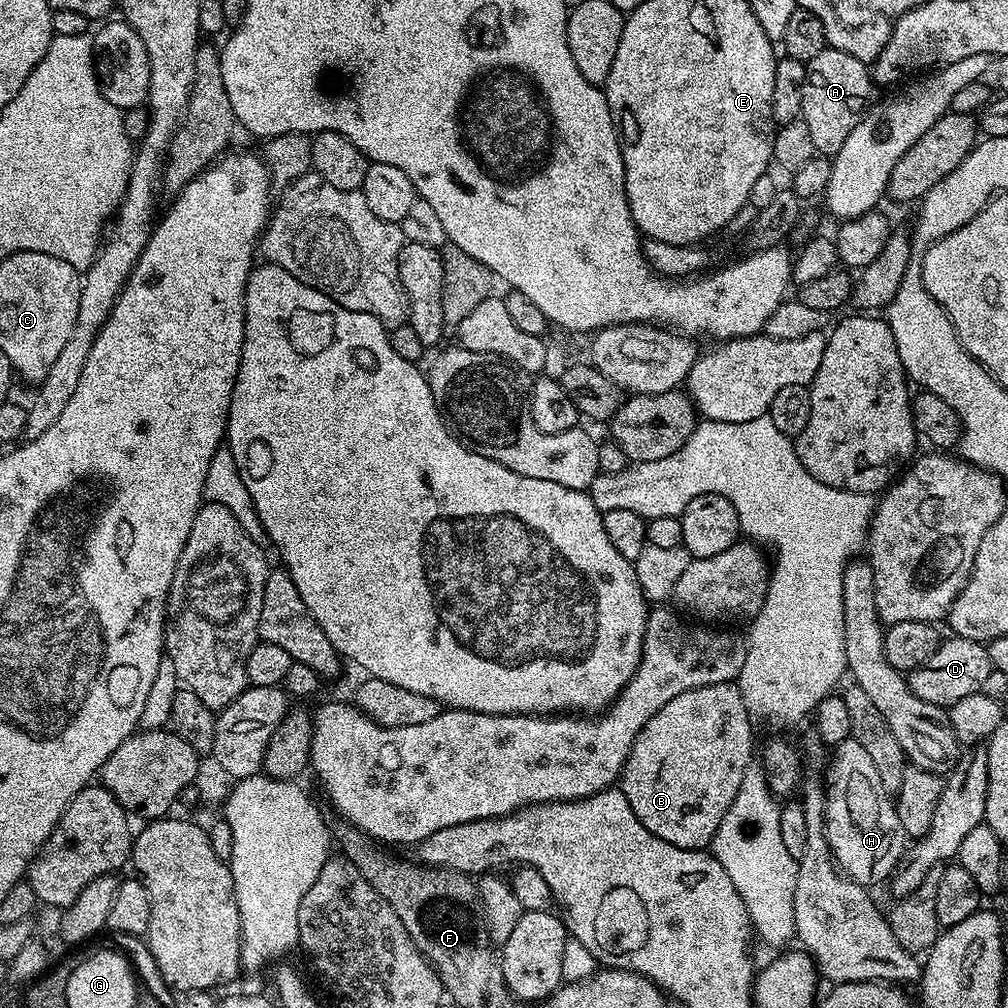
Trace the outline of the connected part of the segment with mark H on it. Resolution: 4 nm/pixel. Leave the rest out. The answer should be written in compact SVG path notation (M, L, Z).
M843 740L831 749L830 759L826 764L826 795L828 801L824 825L828 831L828 844L832 847L832 855L837 865L865 886L873 886L872 884L878 883L879 880L887 881L906 851L906 837L898 822L893 797L882 786L878 779L878 770L874 770L873 760L857 740Z

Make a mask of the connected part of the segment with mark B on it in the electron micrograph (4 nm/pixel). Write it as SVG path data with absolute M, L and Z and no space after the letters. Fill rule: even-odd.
M736 682L702 686L670 698L640 728L618 781L638 822L670 846L707 849L746 770L753 767L752 724Z

